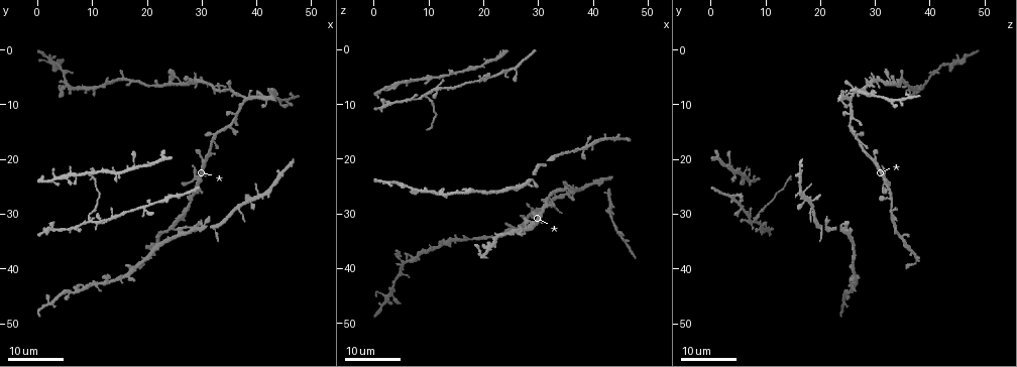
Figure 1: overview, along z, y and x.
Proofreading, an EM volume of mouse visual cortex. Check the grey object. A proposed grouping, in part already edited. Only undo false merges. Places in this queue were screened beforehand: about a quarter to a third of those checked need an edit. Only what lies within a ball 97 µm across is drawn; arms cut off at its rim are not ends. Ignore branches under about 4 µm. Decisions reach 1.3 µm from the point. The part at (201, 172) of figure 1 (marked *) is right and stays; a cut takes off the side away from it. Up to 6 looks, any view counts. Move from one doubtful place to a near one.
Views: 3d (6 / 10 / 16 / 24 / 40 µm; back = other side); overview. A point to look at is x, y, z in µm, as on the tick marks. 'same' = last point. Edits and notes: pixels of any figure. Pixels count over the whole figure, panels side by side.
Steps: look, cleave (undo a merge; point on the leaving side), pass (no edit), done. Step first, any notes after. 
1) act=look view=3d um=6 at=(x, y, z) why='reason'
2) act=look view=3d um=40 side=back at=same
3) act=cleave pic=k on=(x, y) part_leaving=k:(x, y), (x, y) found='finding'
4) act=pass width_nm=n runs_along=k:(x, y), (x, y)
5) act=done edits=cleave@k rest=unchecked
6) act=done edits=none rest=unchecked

act=look view=3d um=24 at=(28.0, 27.0, 32.0) why='branch point'

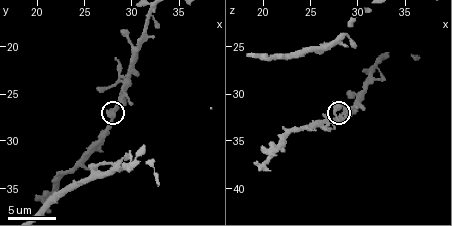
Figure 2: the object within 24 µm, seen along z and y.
act=look view=3d um=10 at=same why='closer look'

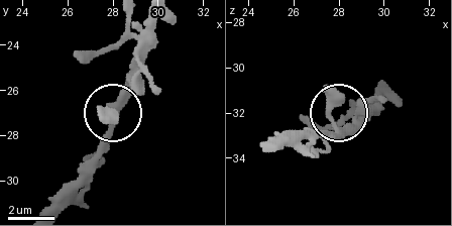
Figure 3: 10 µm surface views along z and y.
act=pass side_arm_um=19 arms=3 found='one neuron here'

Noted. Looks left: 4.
act=look view=3d um=6 at=(28.6, 32.2, 24.0)

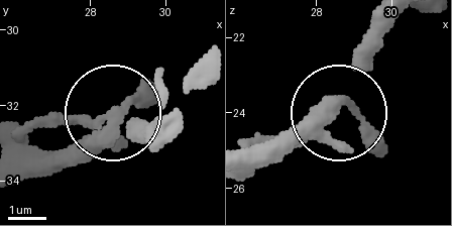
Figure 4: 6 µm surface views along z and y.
act=look view=3d um=6 side=back at=(28.90, 32.25, 23.70)

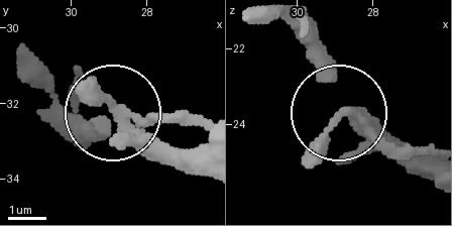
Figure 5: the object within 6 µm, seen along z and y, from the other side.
act=pass arms=3 found='continuous, no second neuron'

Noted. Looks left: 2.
act=look view=3d um=24 at=(19.5, 21.5, 3.0) why='arms run side by side'

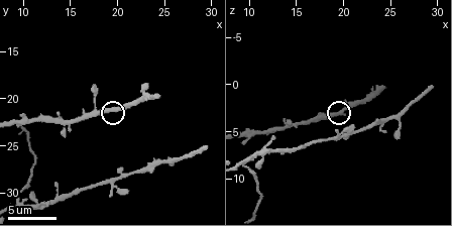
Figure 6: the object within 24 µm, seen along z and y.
act=look view=3d um=10 at=(19.8, 21.0, 2.8) why='closer look'

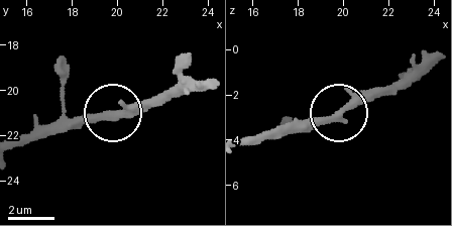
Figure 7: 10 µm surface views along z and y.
act=pass arms=3 found='continuous, no second neuron'

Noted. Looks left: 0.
act=done edits=none rest=unchecked

